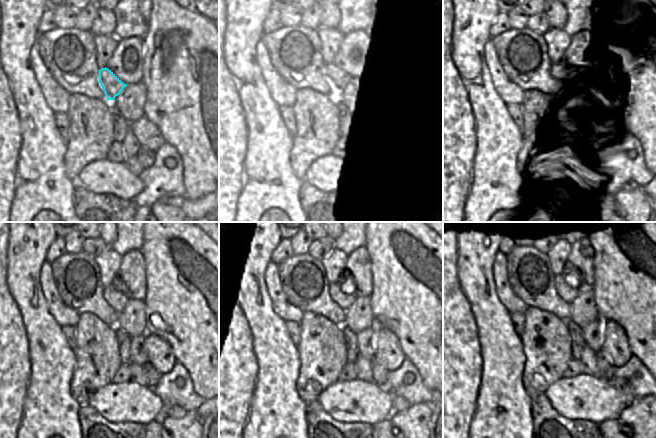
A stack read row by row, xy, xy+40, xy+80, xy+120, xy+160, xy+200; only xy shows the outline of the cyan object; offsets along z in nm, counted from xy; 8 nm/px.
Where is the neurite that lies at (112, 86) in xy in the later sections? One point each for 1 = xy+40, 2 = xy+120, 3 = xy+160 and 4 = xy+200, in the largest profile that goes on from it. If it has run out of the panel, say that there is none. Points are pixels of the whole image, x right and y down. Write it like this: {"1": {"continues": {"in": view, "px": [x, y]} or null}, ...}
{"1": {"continues": {"in": "xy+40", "px": [339, 80]}}, "2": {"continues": {"in": "xy+120", "px": [115, 295]}}, "3": {"continues": {"in": "xy+160", "px": [343, 292]}}, "4": {"continues": {"in": "xy+200", "px": [567, 285]}}}

